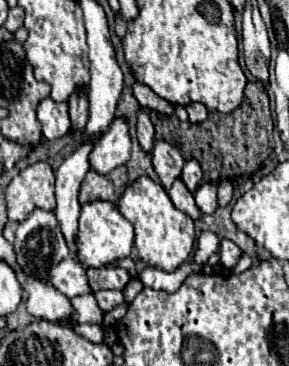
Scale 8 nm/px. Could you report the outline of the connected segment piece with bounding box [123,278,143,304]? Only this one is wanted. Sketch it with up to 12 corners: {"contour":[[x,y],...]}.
{"contour":[[135,278],[131,280],[125,290],[123,298],[127,304],[141,292],[143,284]]}

